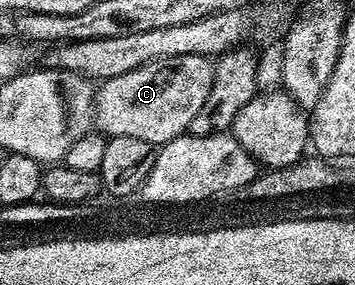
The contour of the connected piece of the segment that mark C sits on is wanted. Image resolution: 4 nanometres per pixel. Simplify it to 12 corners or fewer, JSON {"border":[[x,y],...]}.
{"border":[[204,54],[106,78],[95,126],[154,148],[188,131],[211,92]]}

